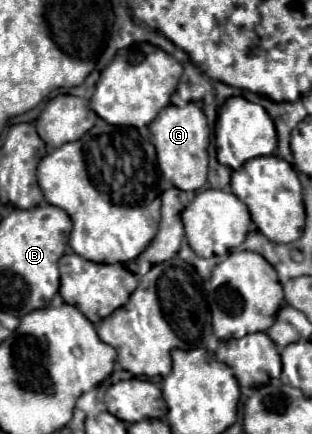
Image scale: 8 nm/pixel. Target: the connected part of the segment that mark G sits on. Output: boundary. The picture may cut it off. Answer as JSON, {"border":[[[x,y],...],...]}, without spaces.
{"border":[[[188,103],[184,107],[168,105],[166,109],[162,109],[162,113],[150,123],[150,141],[156,147],[158,165],[166,181],[170,181],[174,187],[182,191],[196,191],[206,185],[206,173],[208,173],[206,149],[210,143],[210,131],[206,115],[198,105],[194,103]]]}

